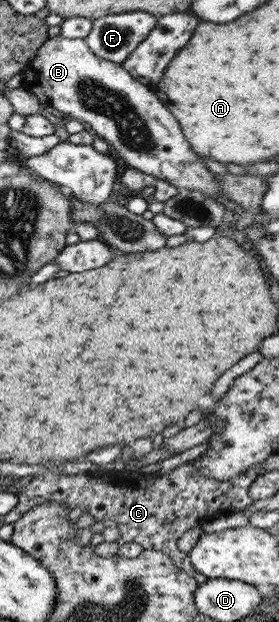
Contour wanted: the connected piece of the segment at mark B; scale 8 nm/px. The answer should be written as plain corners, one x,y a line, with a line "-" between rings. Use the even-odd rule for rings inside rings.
62,35
47,38
21,72
23,89
34,93
39,103
47,110
67,119
76,119
93,135
111,143
127,167
171,183
176,188
201,190
215,200
220,196
225,197
223,189
215,181
215,174
206,167
203,157
199,157
190,149
177,118
159,100
155,90
139,83
122,64
97,57
84,39
67,39

